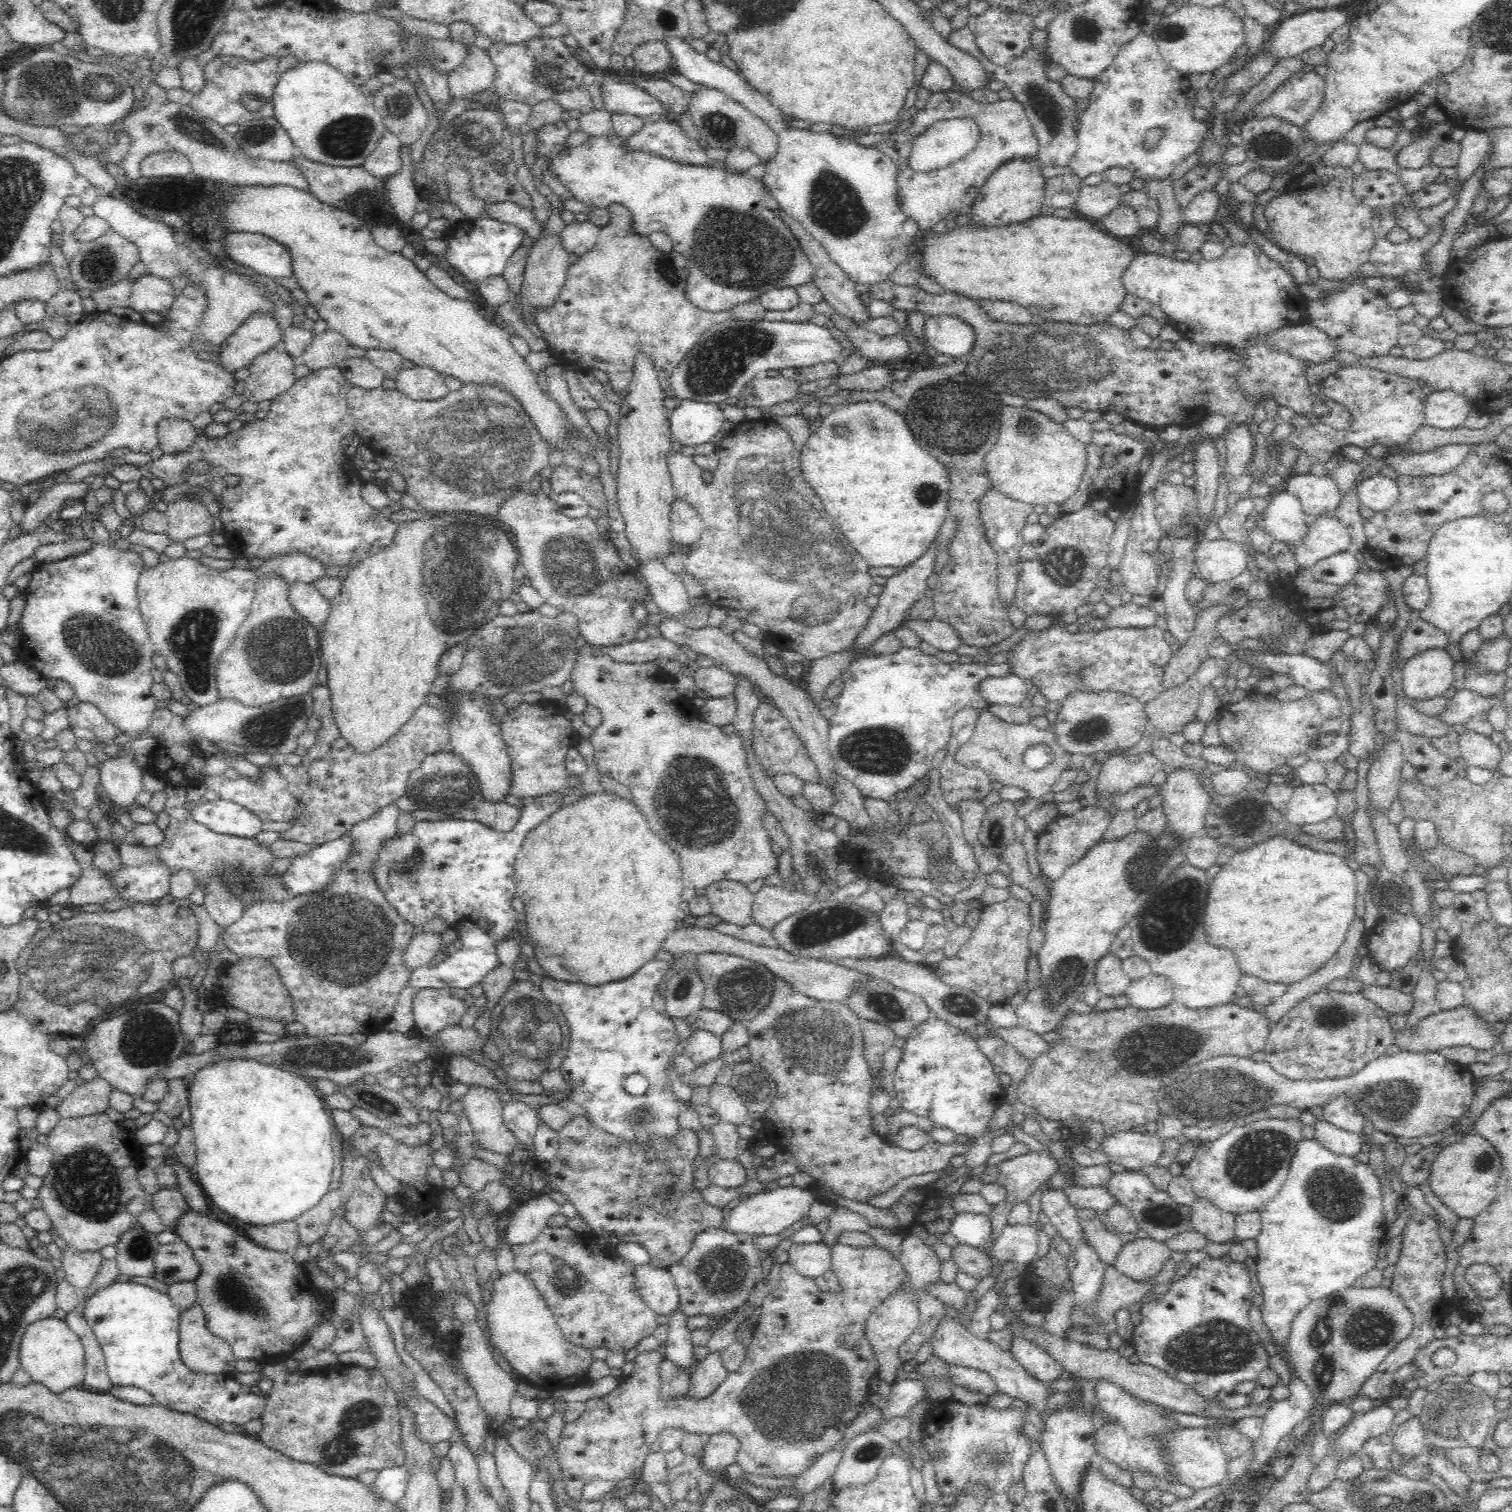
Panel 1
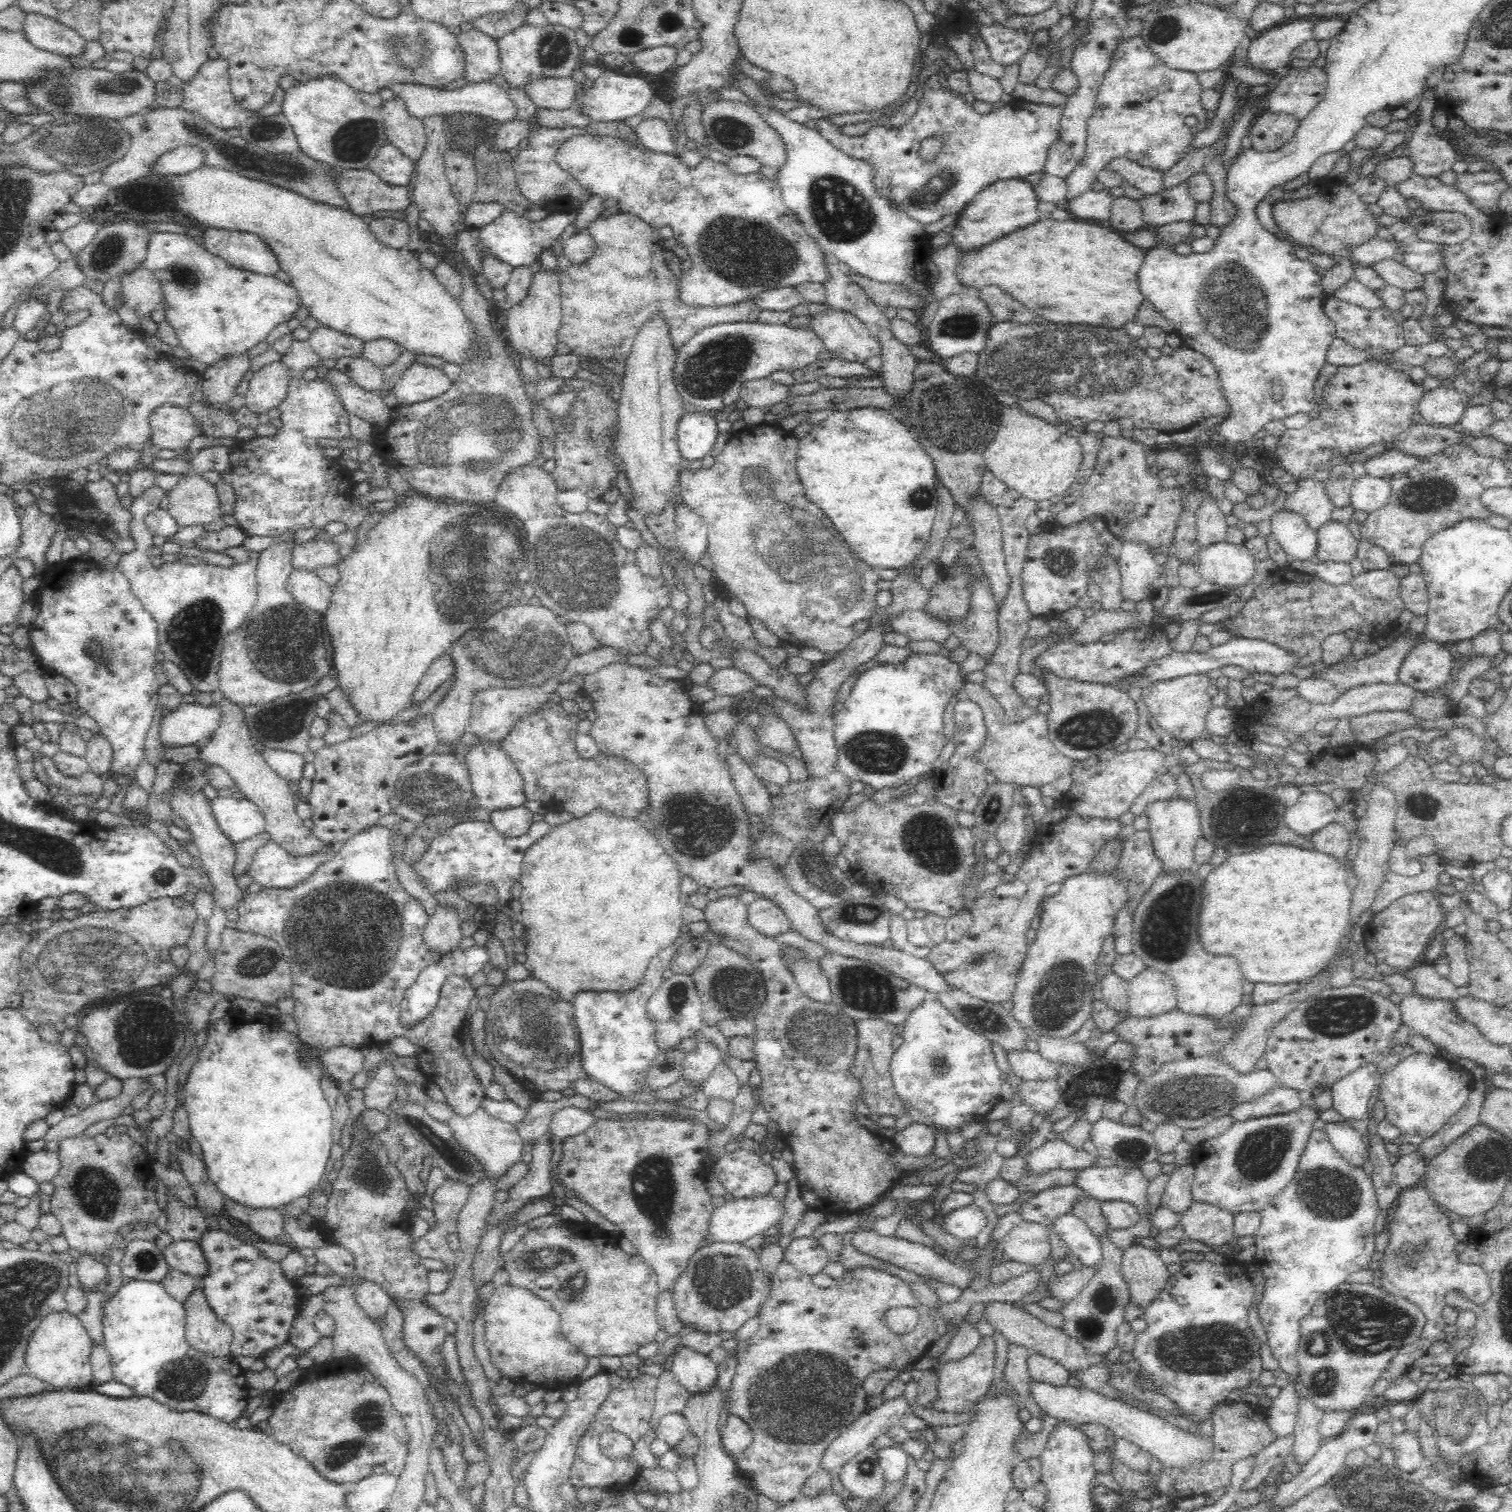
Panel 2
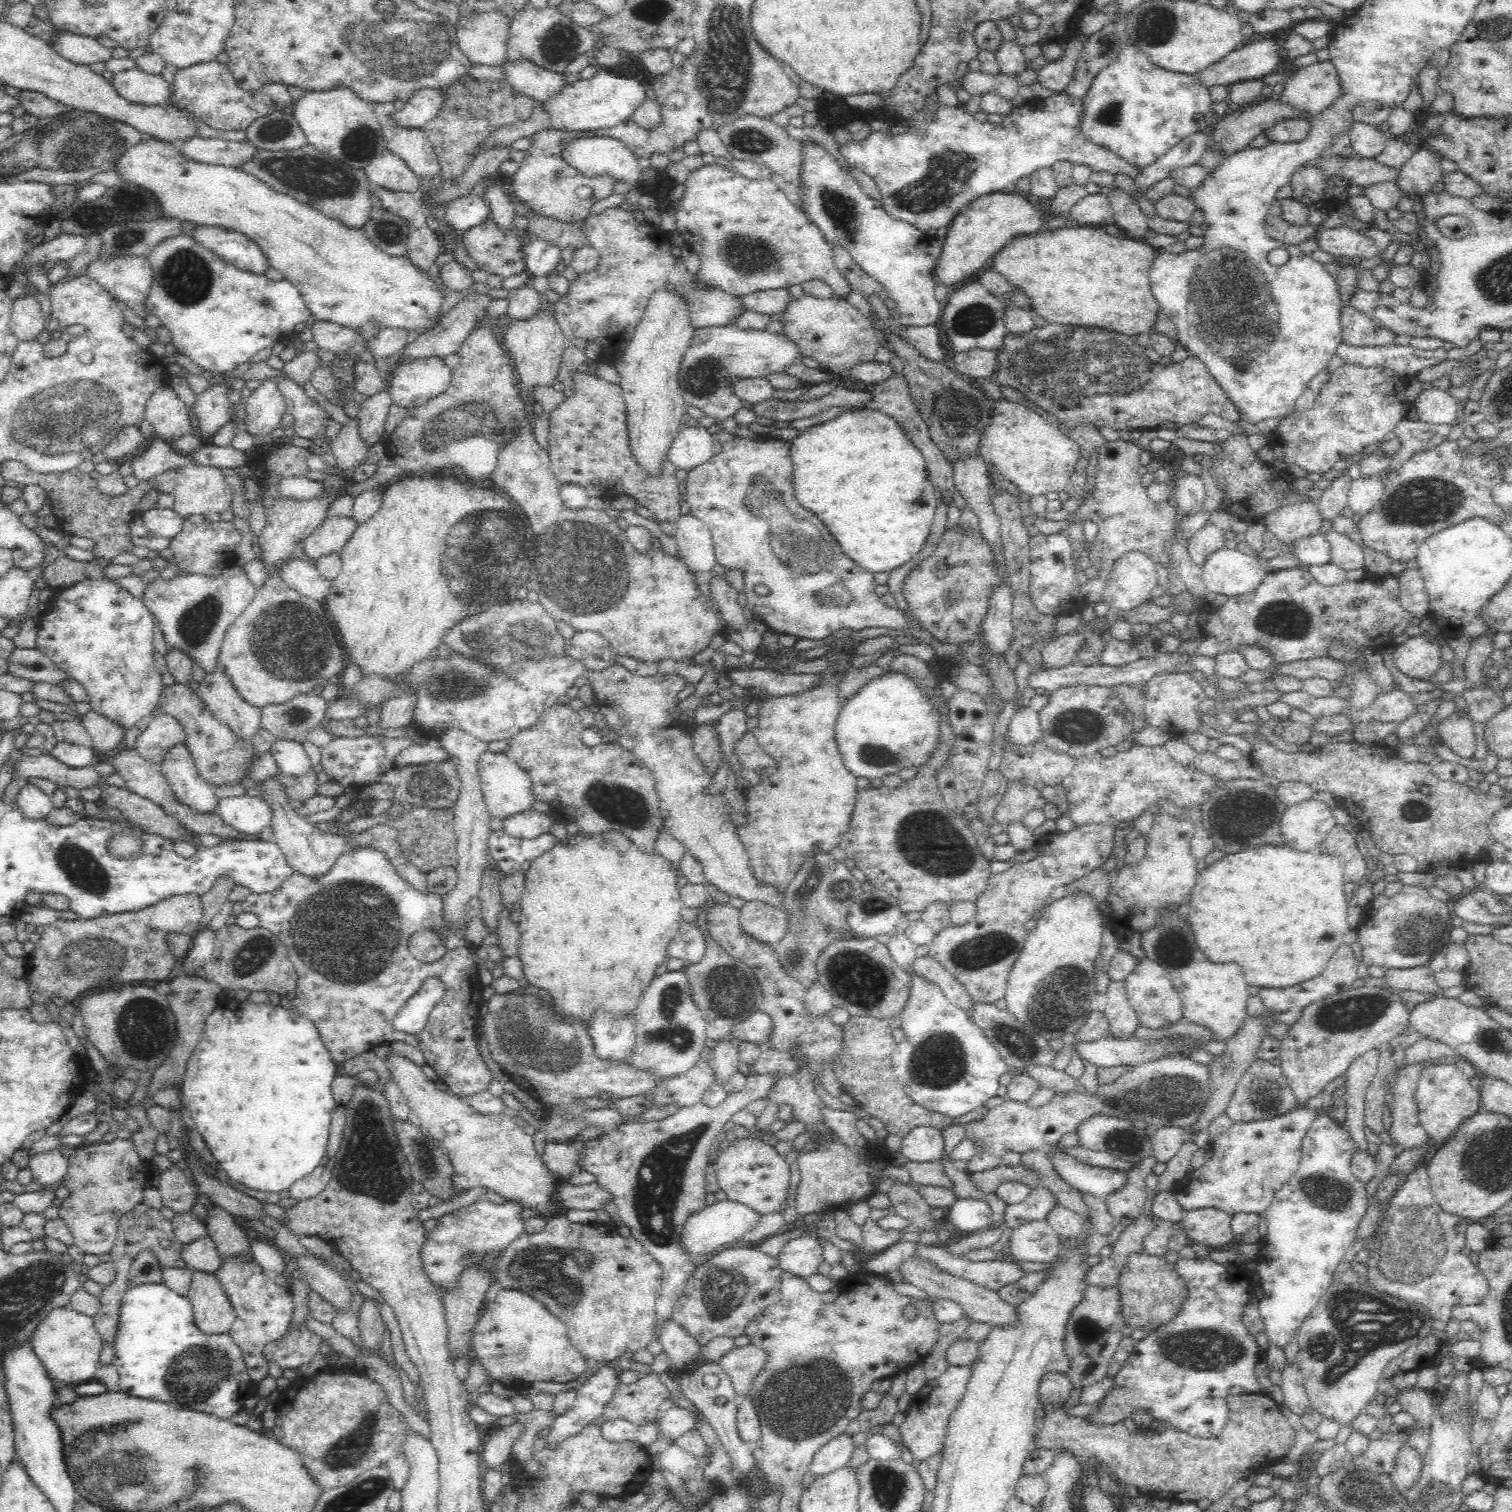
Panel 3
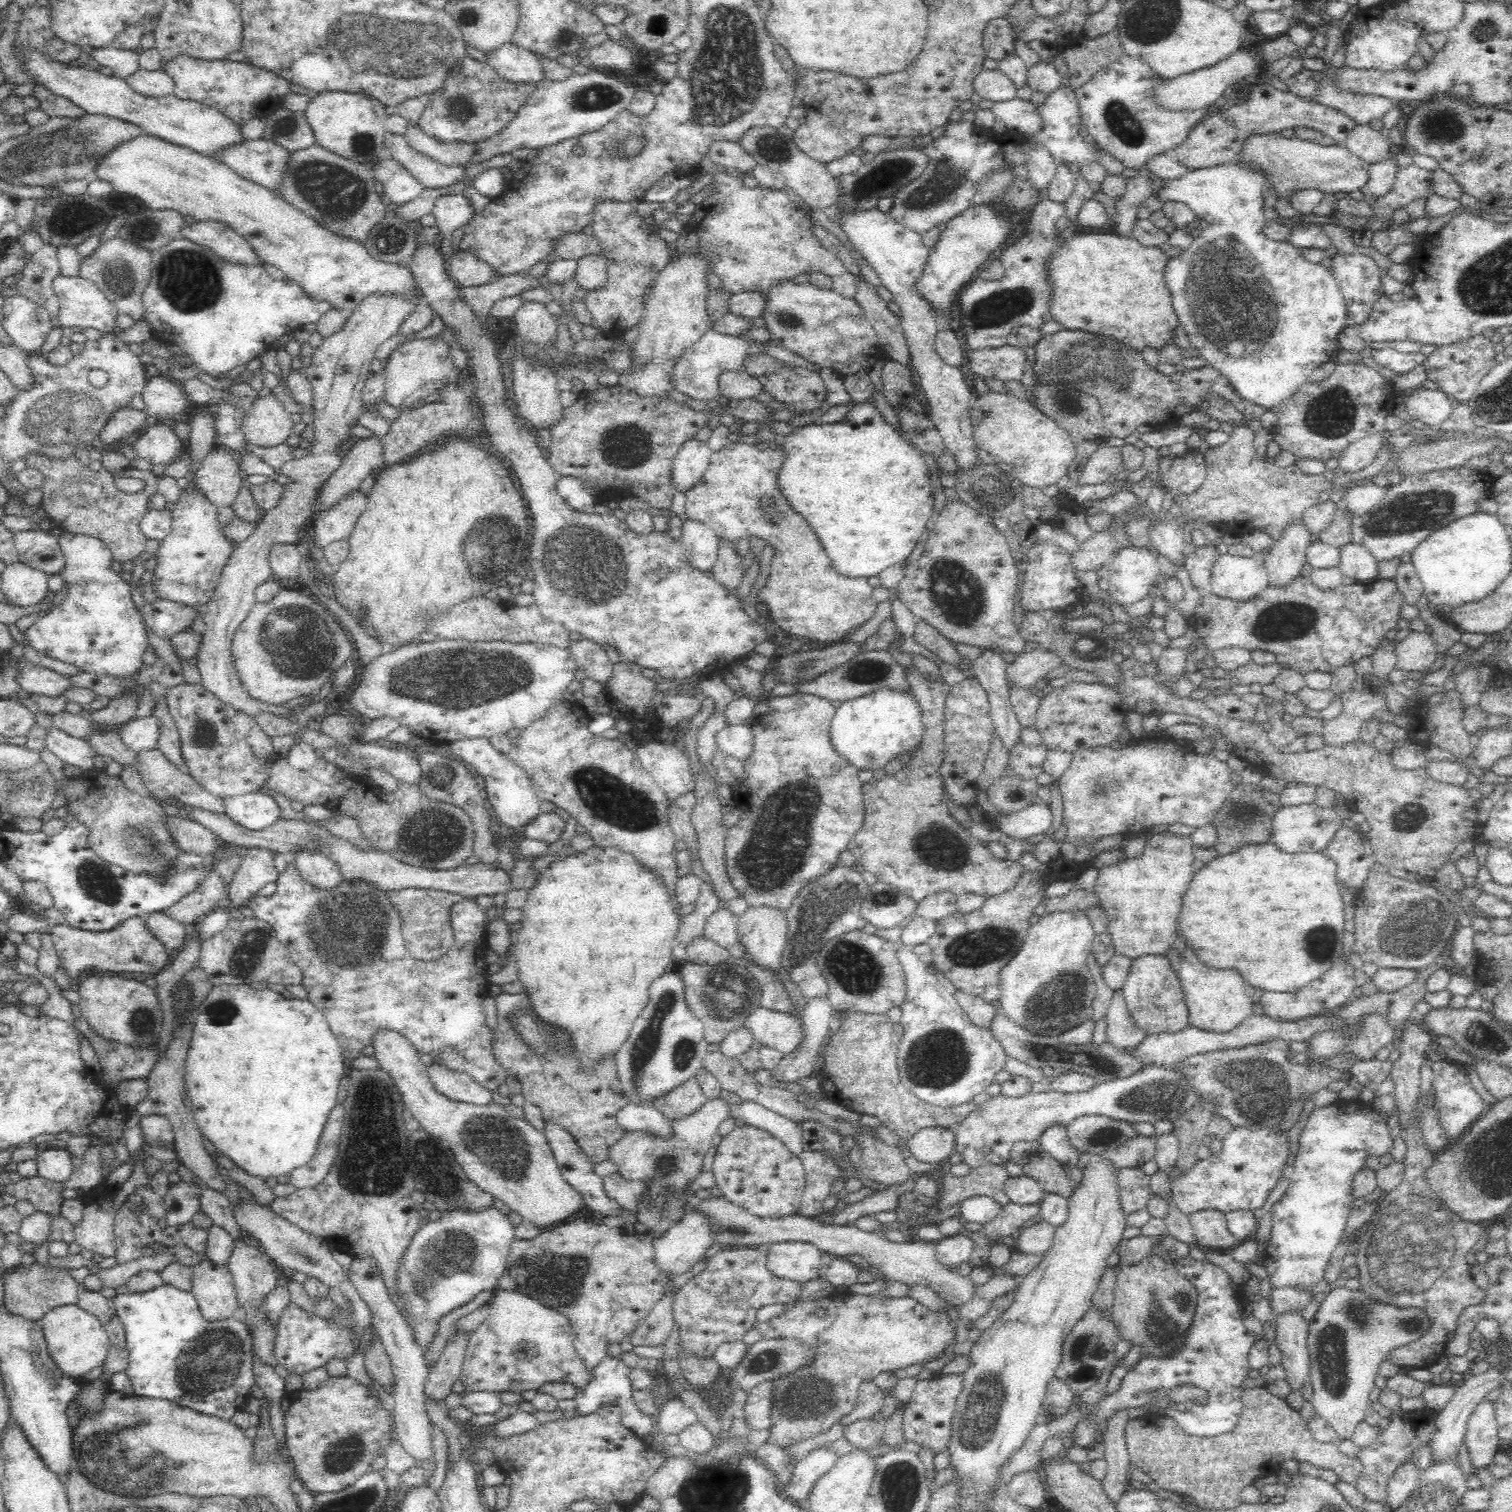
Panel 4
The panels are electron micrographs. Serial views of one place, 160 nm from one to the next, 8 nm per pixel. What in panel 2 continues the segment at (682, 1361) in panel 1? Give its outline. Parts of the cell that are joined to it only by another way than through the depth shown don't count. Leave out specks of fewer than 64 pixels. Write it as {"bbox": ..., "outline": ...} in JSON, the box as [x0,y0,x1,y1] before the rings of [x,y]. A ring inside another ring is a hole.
{"bbox":[667,1345,718,1396],"outline":[[[680,1345],[676,1354],[674,1354],[667,1368],[673,1373],[678,1384],[688,1391],[689,1396],[704,1396],[708,1392],[712,1392],[718,1386],[718,1365],[708,1357],[707,1354],[696,1352],[691,1348]]]}

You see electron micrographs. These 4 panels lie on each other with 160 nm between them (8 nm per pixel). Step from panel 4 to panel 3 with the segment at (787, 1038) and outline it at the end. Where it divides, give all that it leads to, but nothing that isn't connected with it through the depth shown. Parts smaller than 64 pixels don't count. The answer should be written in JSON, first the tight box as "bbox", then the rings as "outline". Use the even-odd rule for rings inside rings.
{"bbox":[730,1010,774,1048],"outline":[[[762,1010],[750,1014],[747,1020],[732,1027],[730,1036],[736,1038],[739,1042],[751,1043],[762,1048],[769,1047],[771,1044],[774,1022],[772,1016]]]}

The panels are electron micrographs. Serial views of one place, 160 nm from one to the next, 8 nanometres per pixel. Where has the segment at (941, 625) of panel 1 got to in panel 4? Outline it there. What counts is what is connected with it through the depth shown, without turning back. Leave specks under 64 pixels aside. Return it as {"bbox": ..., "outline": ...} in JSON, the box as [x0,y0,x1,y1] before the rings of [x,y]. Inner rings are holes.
{"bbox":[685,440,878,643],"outline":[[[742,440],[733,443],[729,441],[722,450],[711,454],[710,466],[698,482],[698,486],[686,492],[685,515],[689,520],[696,520],[711,527],[725,540],[738,542],[741,538],[749,540],[752,536],[762,538],[767,544],[774,546],[770,576],[761,592],[761,601],[768,606],[768,617],[782,631],[796,638],[826,643],[841,642],[874,616],[878,603],[873,599],[874,588],[868,584],[866,578],[848,578],[837,574],[810,526],[782,499],[776,485],[776,475],[784,461],[785,454],[781,447],[772,449],[752,443],[746,444]]]}

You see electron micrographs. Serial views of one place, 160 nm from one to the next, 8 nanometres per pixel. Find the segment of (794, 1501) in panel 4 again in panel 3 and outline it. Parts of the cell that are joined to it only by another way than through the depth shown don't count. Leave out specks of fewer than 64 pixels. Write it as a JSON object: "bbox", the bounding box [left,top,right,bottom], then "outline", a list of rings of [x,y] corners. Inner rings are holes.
{"bbox":[808,1434,855,1477],"outline":[[[840,1434],[824,1444],[814,1457],[808,1468],[808,1474],[822,1477],[850,1463],[855,1451],[852,1436]]]}

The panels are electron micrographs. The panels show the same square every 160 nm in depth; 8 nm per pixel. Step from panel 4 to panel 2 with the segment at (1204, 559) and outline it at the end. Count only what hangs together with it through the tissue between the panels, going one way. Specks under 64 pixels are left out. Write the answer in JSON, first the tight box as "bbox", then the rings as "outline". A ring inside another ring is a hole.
{"bbox":[1196,490,1229,551],"outline":[[[1207,490],[1207,500],[1199,507],[1197,512],[1196,541],[1200,551],[1215,543],[1225,542],[1229,525],[1226,523],[1227,512],[1219,508],[1217,500],[1210,497]]]}

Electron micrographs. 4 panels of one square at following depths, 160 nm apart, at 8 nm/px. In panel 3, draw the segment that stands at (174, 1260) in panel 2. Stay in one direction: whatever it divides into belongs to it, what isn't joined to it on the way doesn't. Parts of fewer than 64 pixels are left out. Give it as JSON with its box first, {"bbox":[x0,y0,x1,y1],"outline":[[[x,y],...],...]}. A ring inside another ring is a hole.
{"bbox":[183,1234,224,1273],"outline":[[[208,1234],[186,1244],[184,1248],[183,1258],[187,1261],[186,1266],[190,1270],[200,1269],[214,1273],[224,1262],[216,1241]]]}

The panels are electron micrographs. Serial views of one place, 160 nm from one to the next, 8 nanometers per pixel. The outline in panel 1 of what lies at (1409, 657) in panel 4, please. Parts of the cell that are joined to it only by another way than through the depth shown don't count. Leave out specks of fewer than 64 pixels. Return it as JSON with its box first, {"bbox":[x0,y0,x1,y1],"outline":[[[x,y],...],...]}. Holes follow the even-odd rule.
{"bbox":[1401,647,1454,699],"outline":[[[1444,647],[1416,653],[1401,669],[1404,692],[1416,699],[1443,696],[1453,686],[1454,664],[1454,658]]]}

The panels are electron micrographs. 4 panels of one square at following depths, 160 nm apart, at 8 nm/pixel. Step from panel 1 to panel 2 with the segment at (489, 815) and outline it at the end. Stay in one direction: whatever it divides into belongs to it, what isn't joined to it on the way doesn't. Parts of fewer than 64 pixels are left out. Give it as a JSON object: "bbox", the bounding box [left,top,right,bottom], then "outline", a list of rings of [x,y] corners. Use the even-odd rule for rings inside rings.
{"bbox":[490,806,534,838],"outline":[[[526,806],[490,811],[490,821],[506,838],[518,838],[528,834],[534,824],[534,814]]]}

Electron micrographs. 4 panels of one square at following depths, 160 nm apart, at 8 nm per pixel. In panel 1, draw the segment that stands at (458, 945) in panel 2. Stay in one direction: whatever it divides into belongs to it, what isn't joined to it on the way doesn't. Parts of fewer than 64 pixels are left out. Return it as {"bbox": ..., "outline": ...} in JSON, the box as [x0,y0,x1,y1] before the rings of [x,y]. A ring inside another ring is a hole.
{"bbox":[406,932,443,970],"outline":[[[418,932],[414,938],[410,941],[406,955],[406,962],[409,966],[416,970],[421,966],[426,966],[436,953],[443,950],[442,934],[440,932]]]}

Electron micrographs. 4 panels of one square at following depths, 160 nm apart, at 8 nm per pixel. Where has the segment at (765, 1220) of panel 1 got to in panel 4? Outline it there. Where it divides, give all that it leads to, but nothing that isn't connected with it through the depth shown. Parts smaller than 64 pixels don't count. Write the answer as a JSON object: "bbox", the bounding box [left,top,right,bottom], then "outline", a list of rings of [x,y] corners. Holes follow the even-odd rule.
{"bbox":[652,1203,714,1280],"outline":[[[686,1203],[685,1208],[686,1213],[678,1222],[674,1222],[652,1239],[653,1265],[659,1276],[665,1276],[666,1280],[694,1268],[714,1244],[705,1217],[693,1210],[692,1203]]]}

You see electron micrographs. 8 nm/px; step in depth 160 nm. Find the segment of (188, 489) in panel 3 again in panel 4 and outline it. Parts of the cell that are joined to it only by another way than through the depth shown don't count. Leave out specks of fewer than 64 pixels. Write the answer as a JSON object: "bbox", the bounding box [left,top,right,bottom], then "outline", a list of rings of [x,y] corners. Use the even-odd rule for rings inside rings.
{"bbox":[196,445,243,508],"outline":[[[216,445],[196,472],[196,481],[217,508],[230,506],[243,482],[240,464],[230,450]]]}

